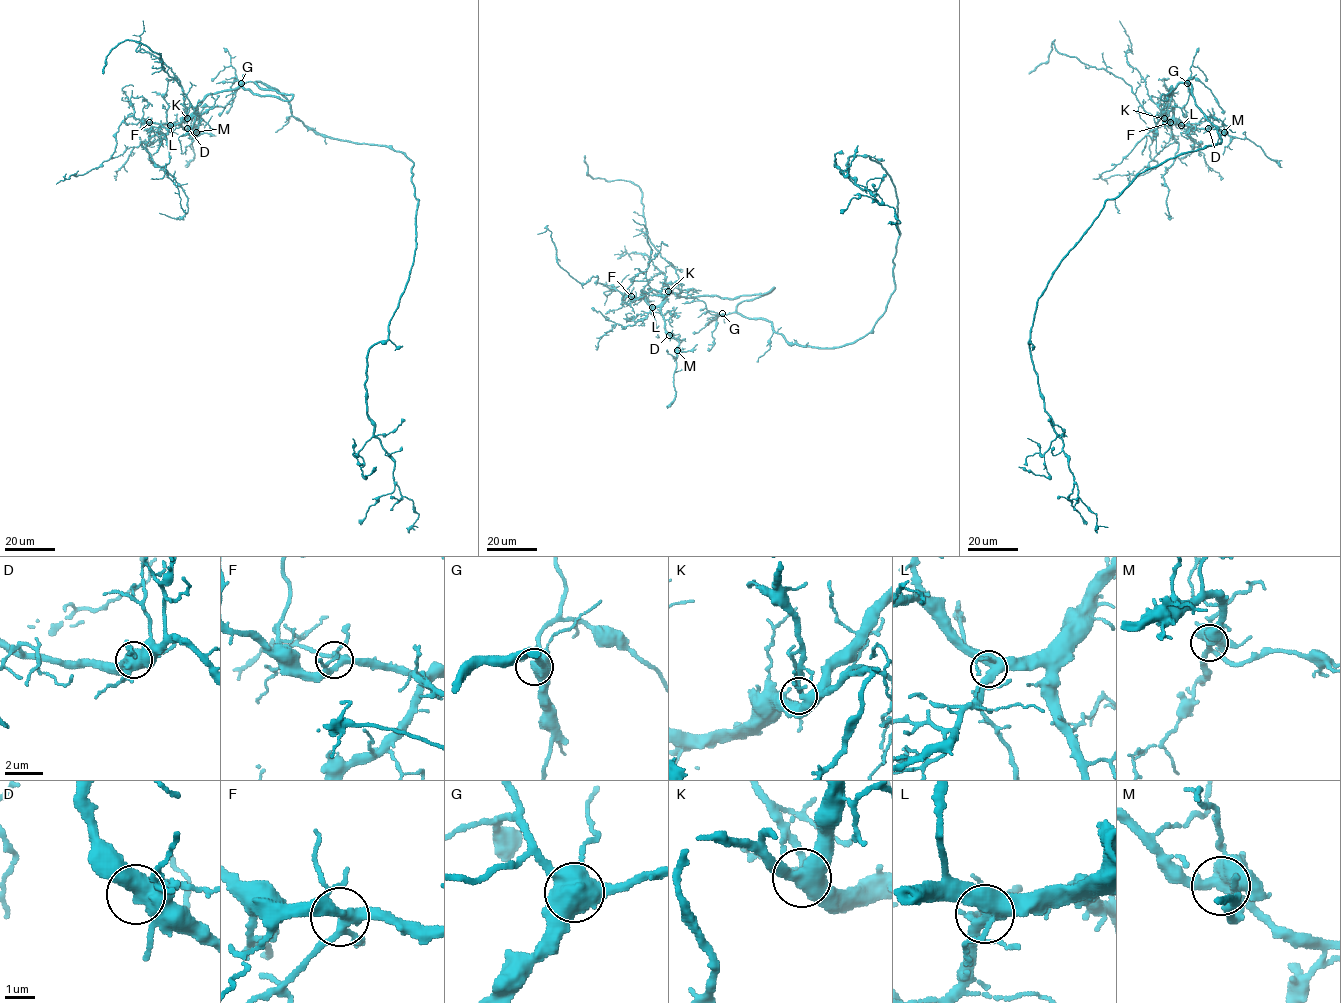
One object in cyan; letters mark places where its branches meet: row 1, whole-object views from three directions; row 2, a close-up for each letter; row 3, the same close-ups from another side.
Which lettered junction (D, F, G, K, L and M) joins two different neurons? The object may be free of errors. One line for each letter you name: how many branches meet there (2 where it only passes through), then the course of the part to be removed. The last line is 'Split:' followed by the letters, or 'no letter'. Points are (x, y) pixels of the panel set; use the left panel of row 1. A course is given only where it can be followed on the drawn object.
Split: no letter

